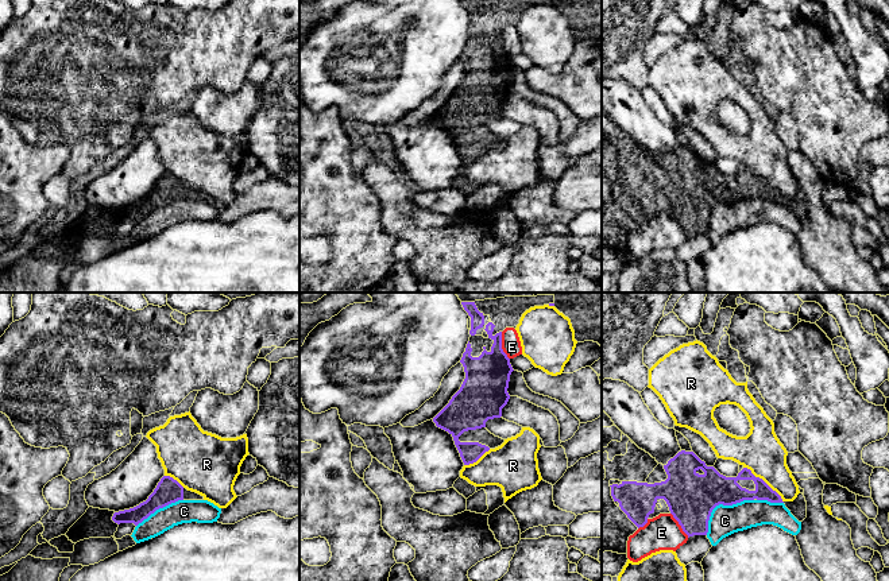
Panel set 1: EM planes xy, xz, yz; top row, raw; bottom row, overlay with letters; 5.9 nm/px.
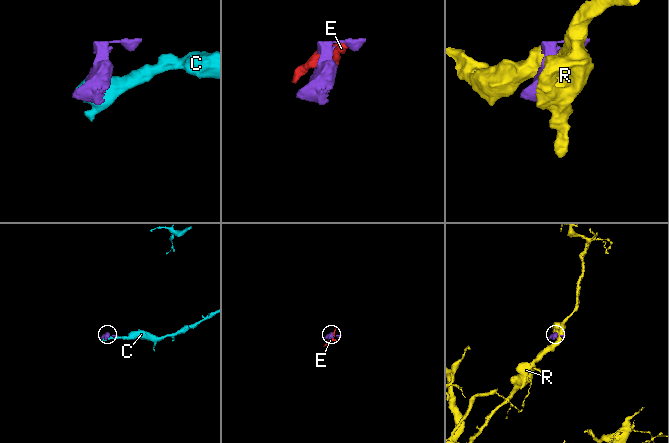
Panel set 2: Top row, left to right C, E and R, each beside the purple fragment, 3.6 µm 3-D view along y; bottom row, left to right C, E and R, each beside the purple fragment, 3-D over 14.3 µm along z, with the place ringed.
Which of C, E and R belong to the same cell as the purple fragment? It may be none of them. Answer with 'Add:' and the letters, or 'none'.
Add: none

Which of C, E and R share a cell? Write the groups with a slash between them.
C / E / R

